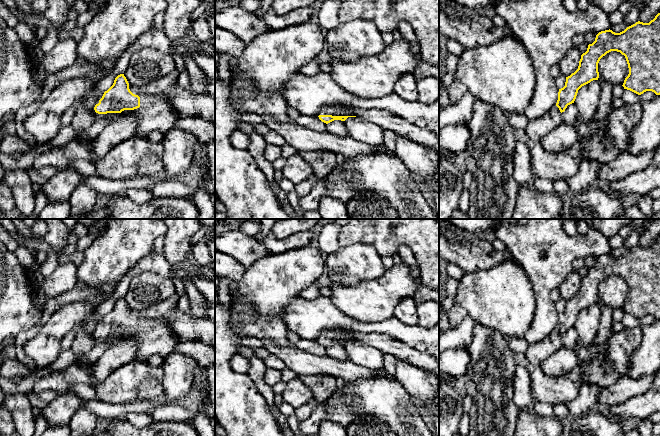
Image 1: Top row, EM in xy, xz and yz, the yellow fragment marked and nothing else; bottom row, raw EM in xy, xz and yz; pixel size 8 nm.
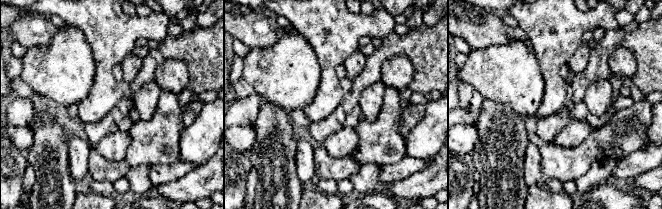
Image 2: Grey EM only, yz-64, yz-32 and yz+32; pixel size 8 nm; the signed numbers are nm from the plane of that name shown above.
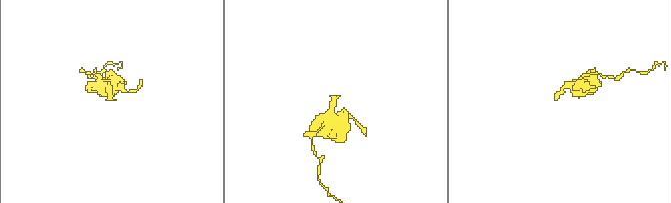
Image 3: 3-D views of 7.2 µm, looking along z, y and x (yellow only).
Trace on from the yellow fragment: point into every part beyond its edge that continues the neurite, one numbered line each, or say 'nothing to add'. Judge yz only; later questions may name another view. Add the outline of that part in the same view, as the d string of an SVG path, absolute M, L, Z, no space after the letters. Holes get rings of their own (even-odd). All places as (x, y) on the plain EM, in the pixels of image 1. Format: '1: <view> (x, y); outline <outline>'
1: yz (536, 353); outline M555 329L544 340L530 344L526 350L525 356L528 361L536 367L540 366L545 359L552 356L561 347L562 337Z

